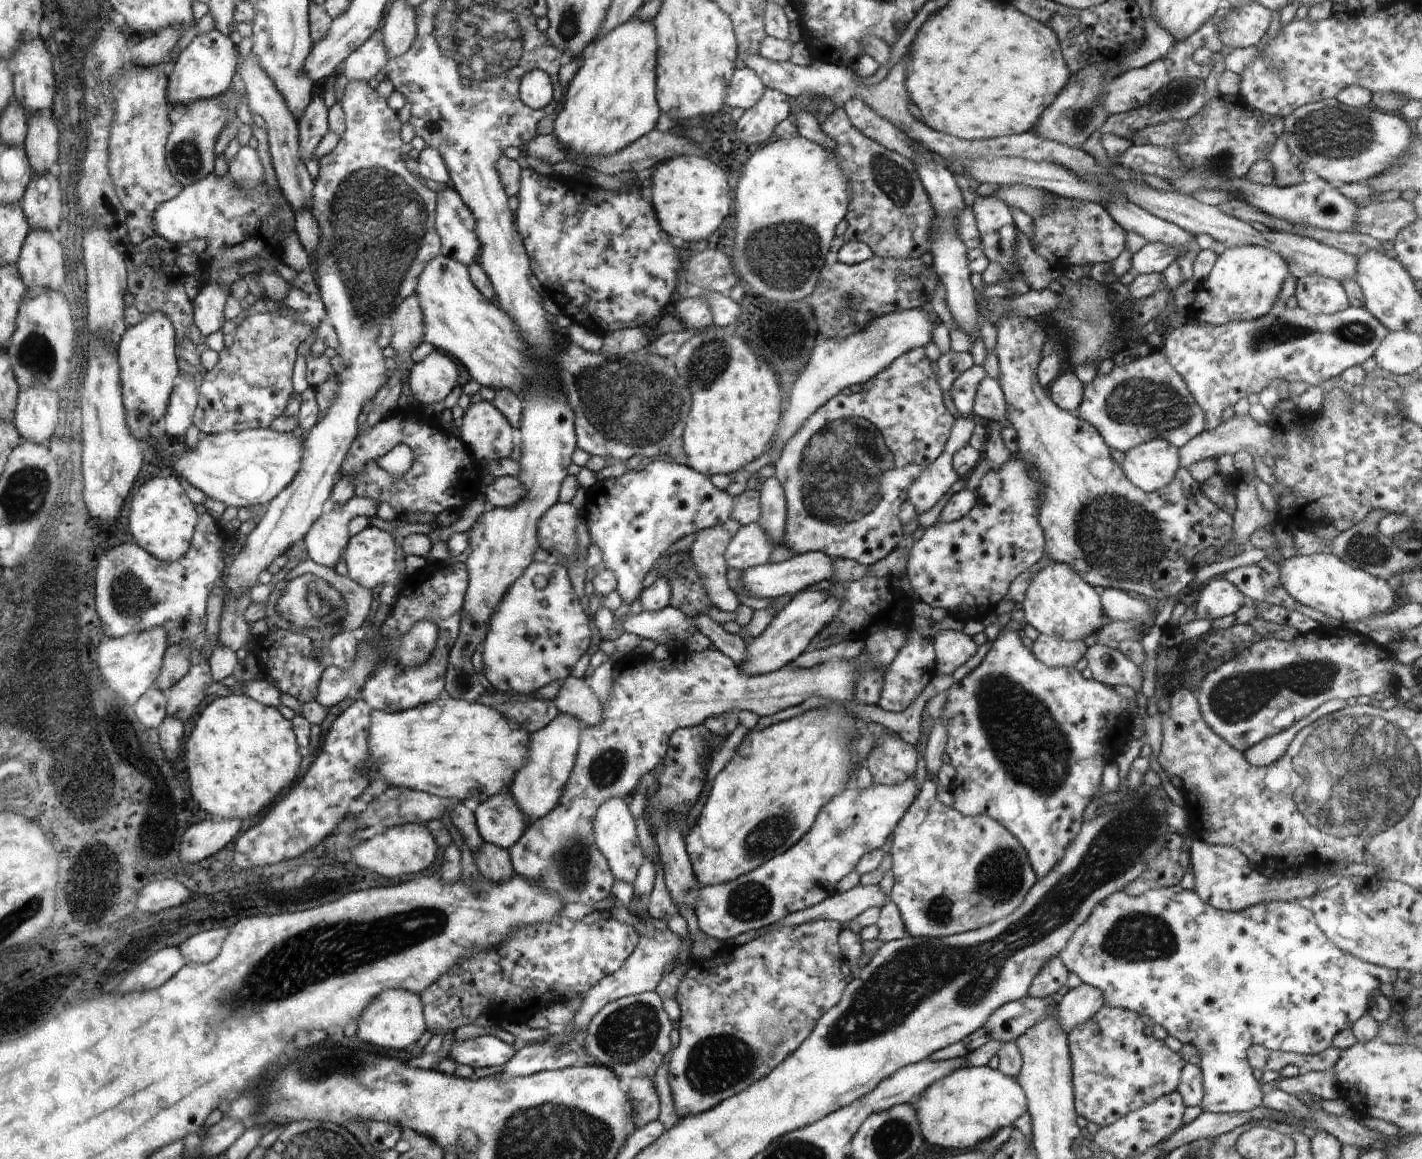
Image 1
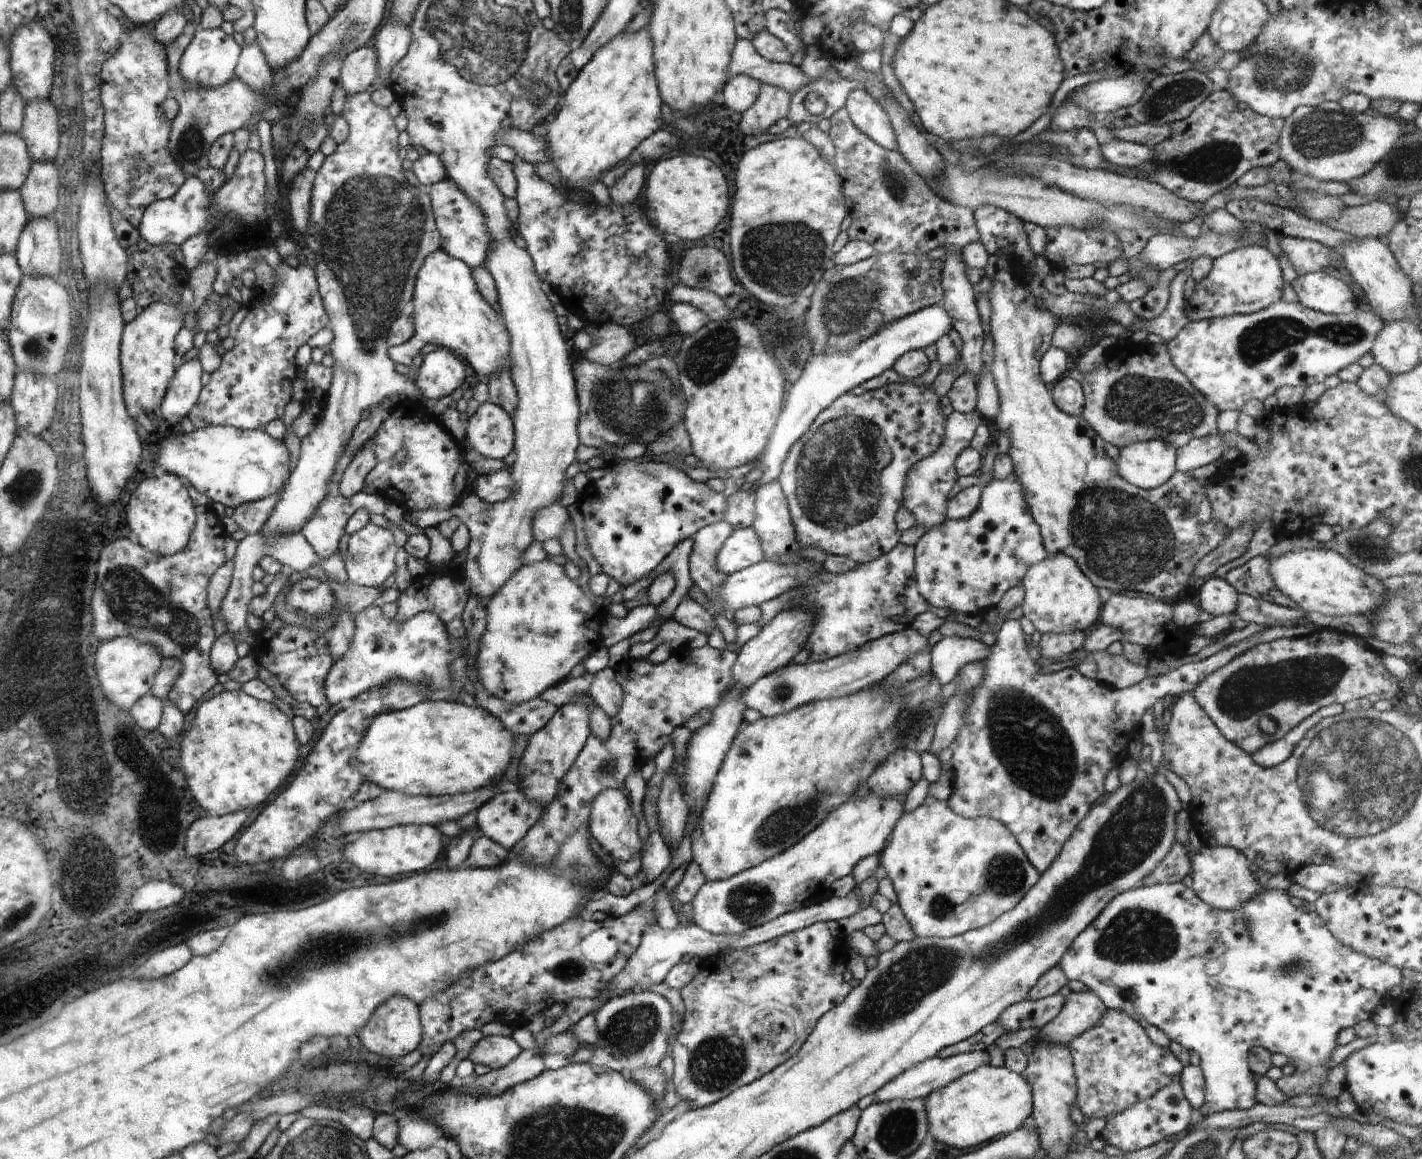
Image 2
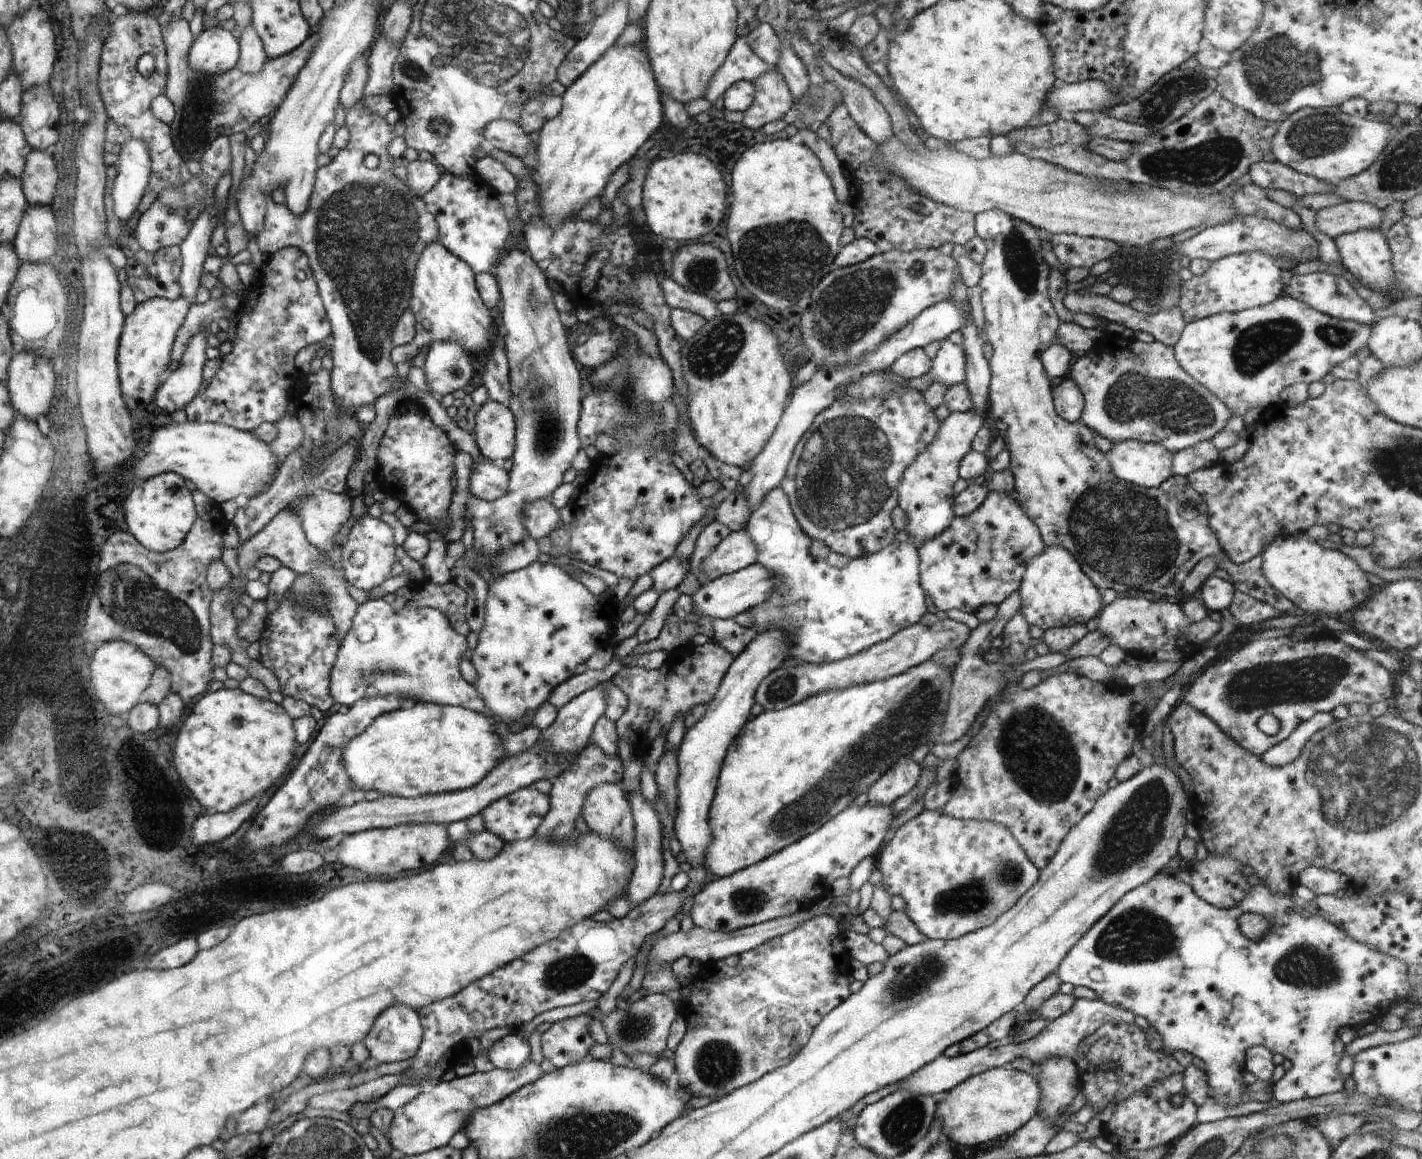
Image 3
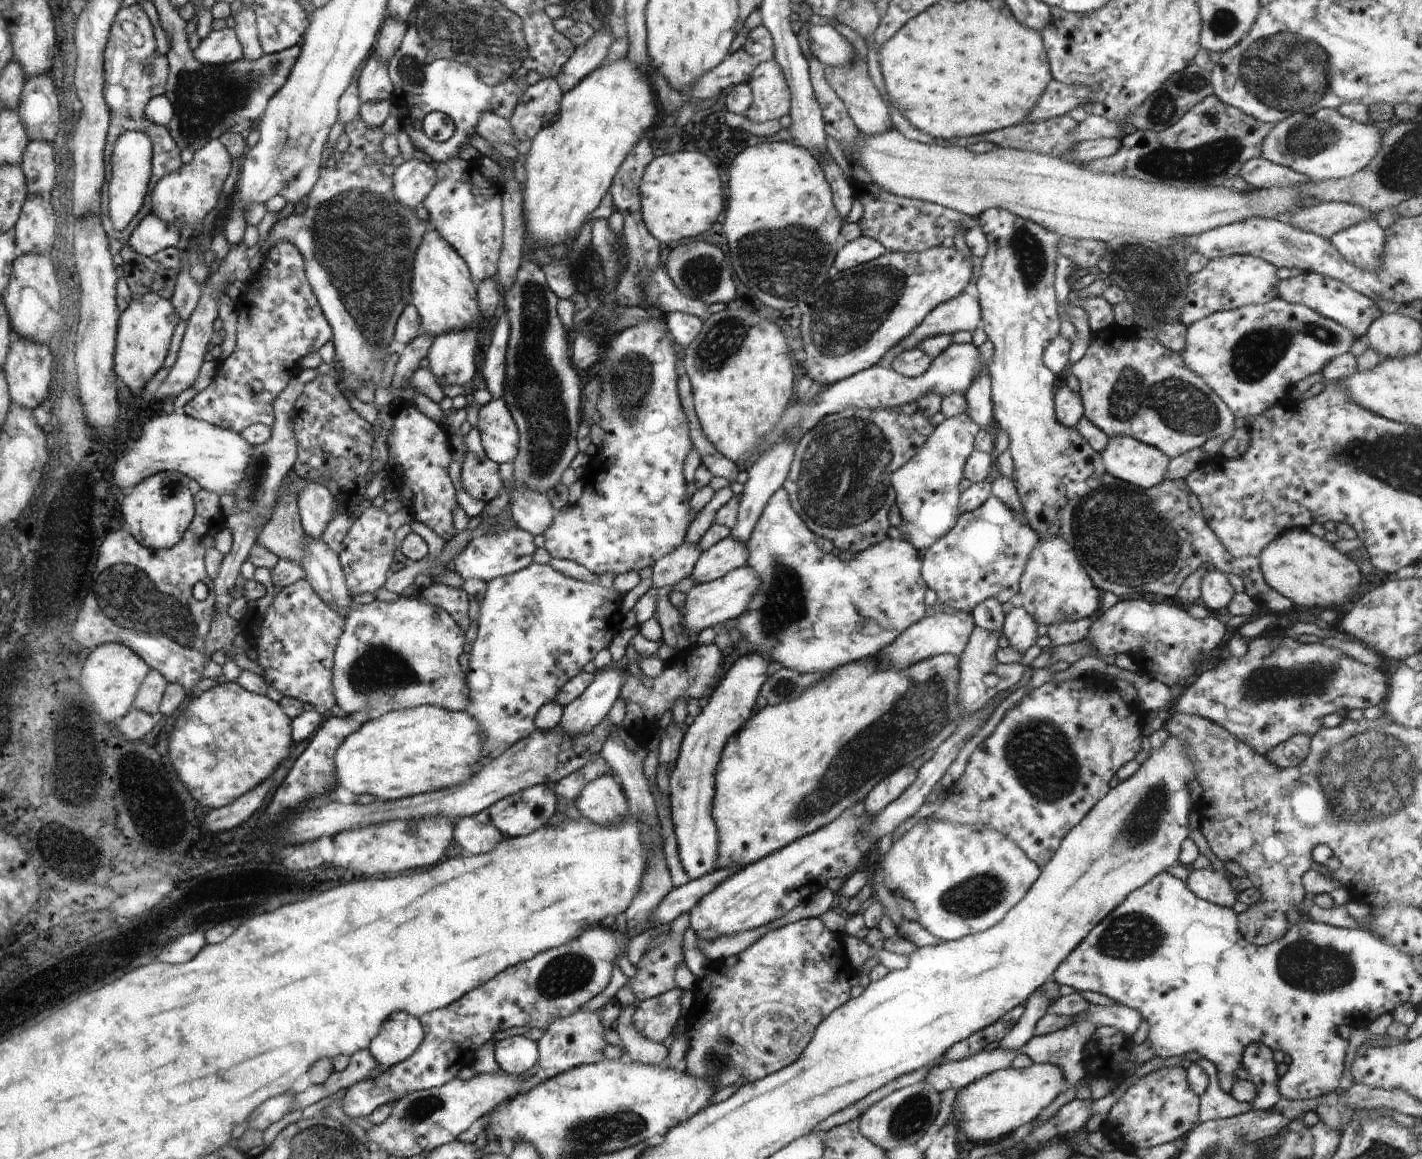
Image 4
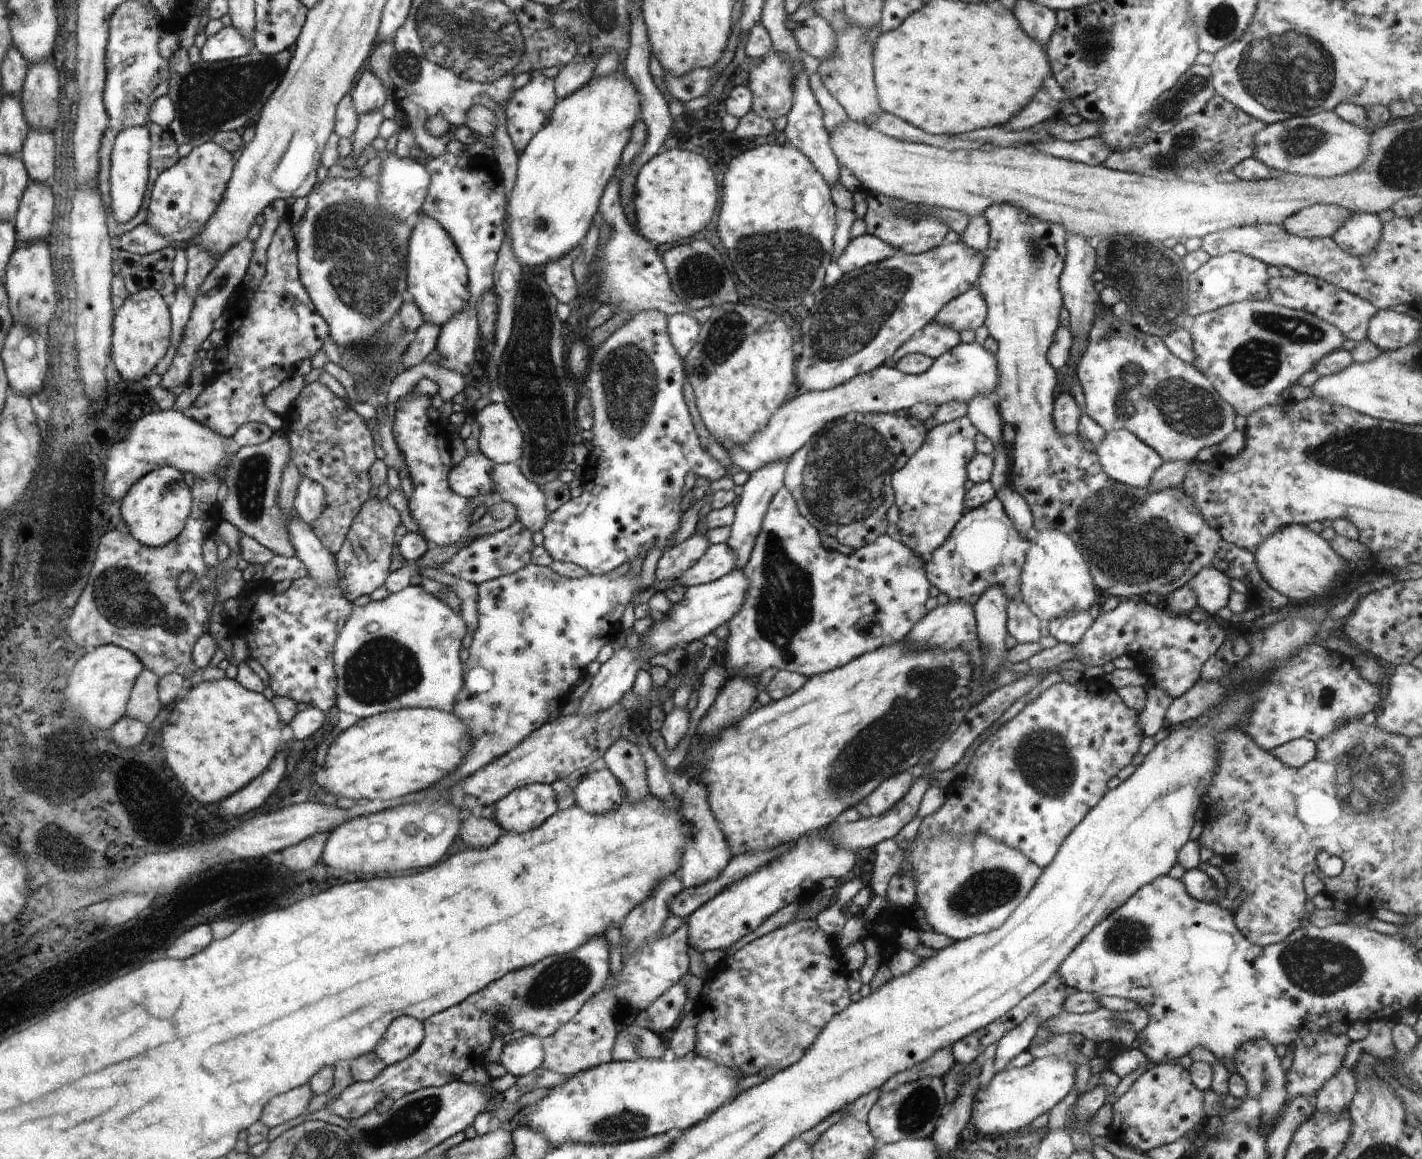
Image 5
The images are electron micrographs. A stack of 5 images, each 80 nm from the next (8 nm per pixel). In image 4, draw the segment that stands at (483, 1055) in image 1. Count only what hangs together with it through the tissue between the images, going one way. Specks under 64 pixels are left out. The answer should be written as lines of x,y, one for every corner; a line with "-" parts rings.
515,1035
499,1040
494,1056
500,1069
518,1076
539,1062
539,1046
524,1035

